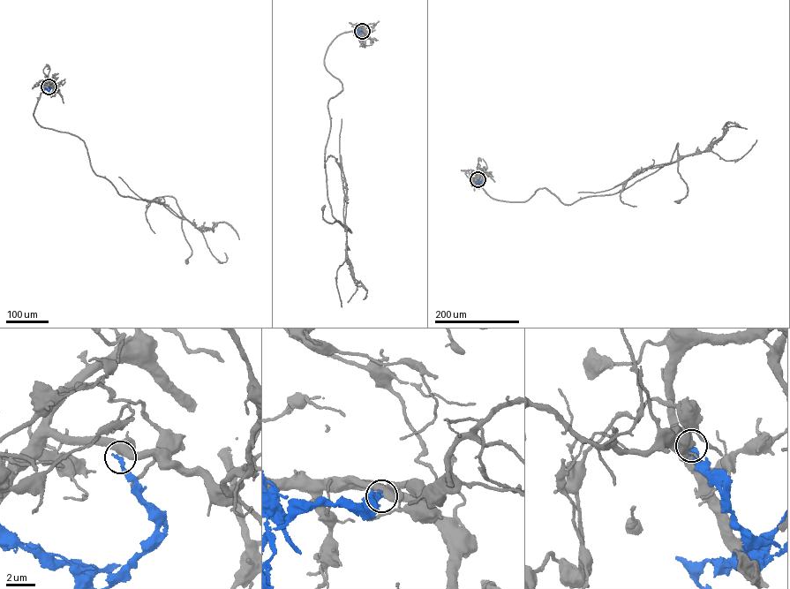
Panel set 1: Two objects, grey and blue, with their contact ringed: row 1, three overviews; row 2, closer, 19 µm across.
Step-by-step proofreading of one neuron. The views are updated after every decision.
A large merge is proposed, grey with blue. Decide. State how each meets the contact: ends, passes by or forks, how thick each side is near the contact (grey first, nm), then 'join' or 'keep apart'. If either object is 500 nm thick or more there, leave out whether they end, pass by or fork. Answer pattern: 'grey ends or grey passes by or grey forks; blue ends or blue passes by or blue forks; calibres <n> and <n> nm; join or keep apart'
grey forks; blue ends; calibres 420 and 300 nm; keep apart

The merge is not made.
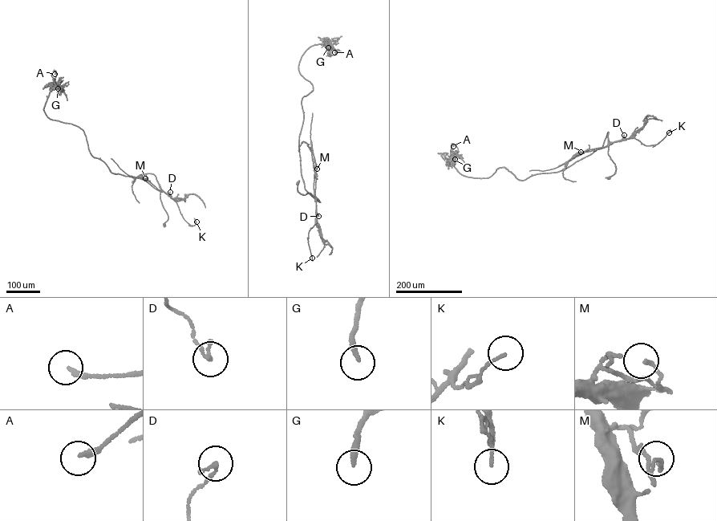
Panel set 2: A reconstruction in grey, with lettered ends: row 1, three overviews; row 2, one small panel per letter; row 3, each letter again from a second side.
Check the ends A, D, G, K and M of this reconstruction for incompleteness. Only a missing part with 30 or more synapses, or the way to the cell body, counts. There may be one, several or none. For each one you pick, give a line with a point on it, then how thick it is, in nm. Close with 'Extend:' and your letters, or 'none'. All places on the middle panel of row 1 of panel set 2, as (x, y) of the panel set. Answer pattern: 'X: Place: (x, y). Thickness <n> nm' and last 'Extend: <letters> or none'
G: Place: (328, 47). Thickness 200 nm
Extend: G

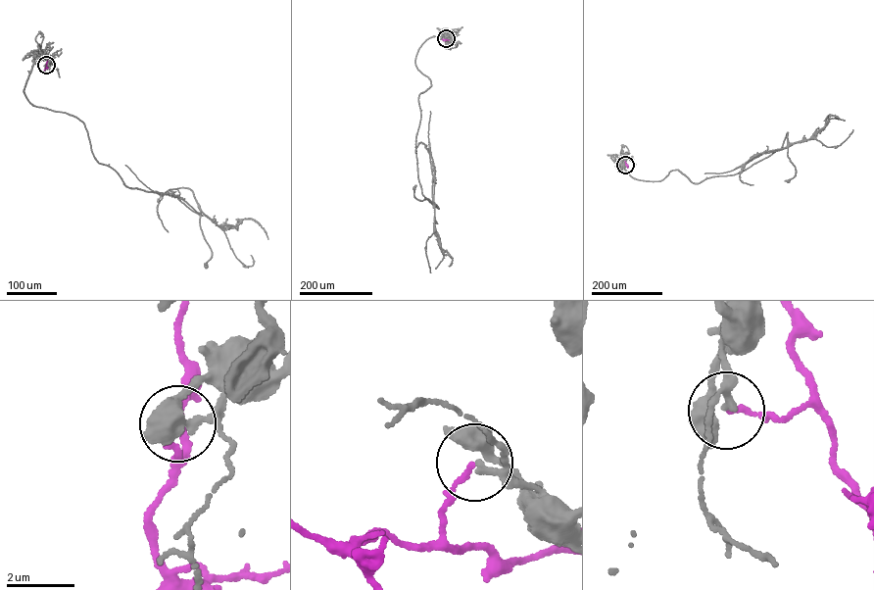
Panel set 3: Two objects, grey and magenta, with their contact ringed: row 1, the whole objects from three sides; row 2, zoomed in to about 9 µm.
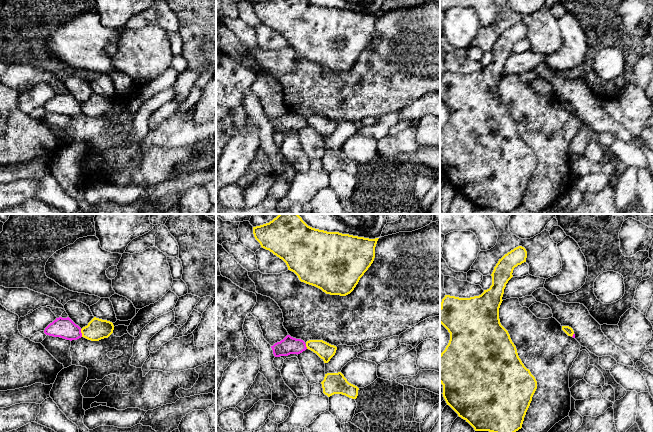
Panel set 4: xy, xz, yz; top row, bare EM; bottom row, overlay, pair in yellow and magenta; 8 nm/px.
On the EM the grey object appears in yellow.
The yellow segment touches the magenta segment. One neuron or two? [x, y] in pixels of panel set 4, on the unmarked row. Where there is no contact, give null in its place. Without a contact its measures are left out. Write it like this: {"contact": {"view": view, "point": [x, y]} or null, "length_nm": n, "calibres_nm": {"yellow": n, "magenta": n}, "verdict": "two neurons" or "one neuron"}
{"contact": {"view": "xy", "point": [81, 108]}, "length_nm": 70, "calibres_nm": {"yellow": 170, "magenta": 170}, "verdict": "two neurons"}

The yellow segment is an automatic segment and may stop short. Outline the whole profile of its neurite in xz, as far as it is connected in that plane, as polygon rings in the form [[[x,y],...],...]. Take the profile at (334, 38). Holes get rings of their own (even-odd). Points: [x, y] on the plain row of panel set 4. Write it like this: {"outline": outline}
{"outline": [[[263,0],[253,3],[253,10],[261,23],[282,35],[301,58],[340,72],[350,70],[371,42],[379,15],[327,8],[307,0]]]}

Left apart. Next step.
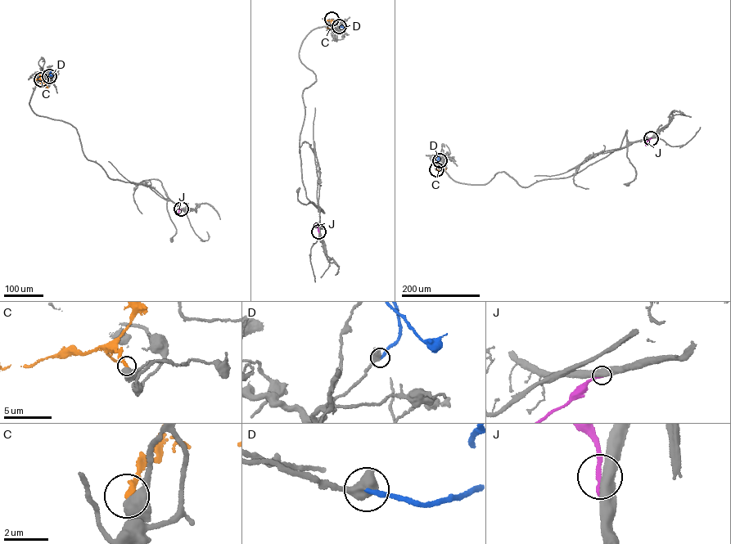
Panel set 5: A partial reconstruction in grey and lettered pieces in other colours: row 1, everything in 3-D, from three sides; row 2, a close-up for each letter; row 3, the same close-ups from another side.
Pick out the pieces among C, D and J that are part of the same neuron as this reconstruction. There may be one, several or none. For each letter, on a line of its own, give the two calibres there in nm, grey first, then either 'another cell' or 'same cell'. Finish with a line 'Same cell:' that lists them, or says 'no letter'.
C: 600/280 nm | another cell
D: 500/200 nm | same cell
J: 550/280 nm | another cell
Same cell: D

